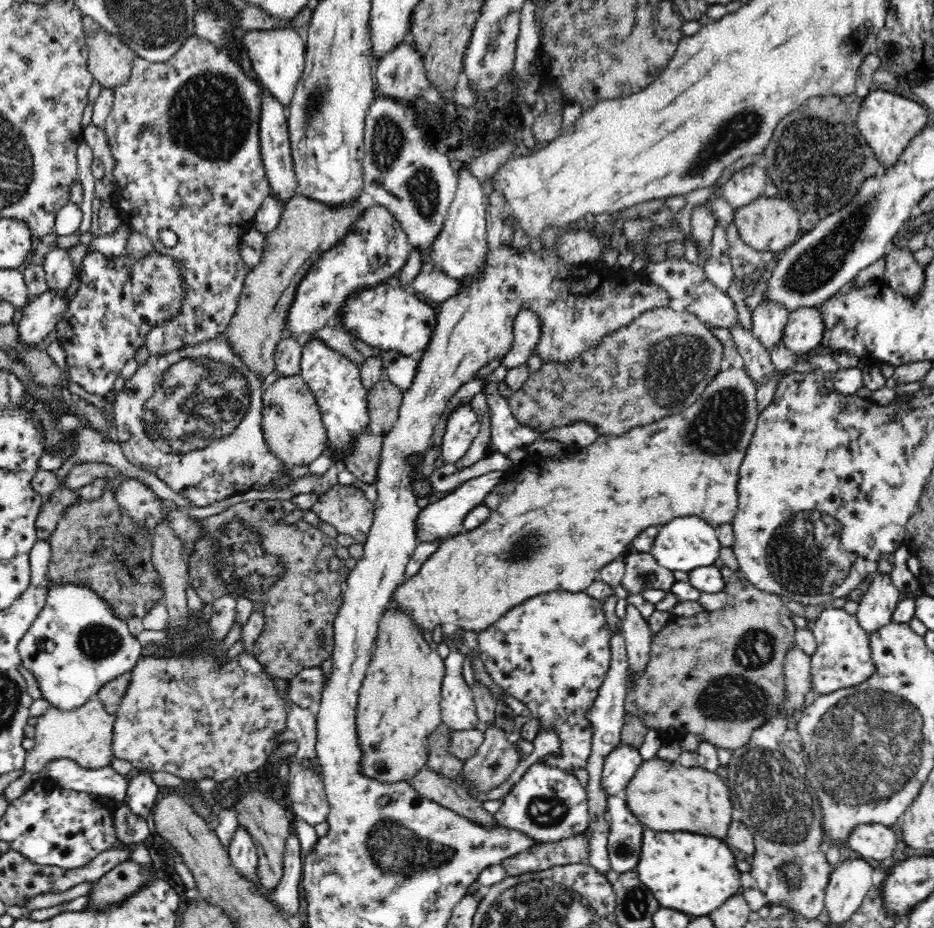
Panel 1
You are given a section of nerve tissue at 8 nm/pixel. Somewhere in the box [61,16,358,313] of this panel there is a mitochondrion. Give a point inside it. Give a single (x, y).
(210, 117)

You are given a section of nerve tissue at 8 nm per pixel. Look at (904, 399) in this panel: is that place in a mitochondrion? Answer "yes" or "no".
no

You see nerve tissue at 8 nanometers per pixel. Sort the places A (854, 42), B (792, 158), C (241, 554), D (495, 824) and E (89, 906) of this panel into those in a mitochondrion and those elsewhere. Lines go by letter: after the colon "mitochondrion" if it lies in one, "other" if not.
A: mitochondrion
B: mitochondrion
C: mitochondrion
D: other
E: other

